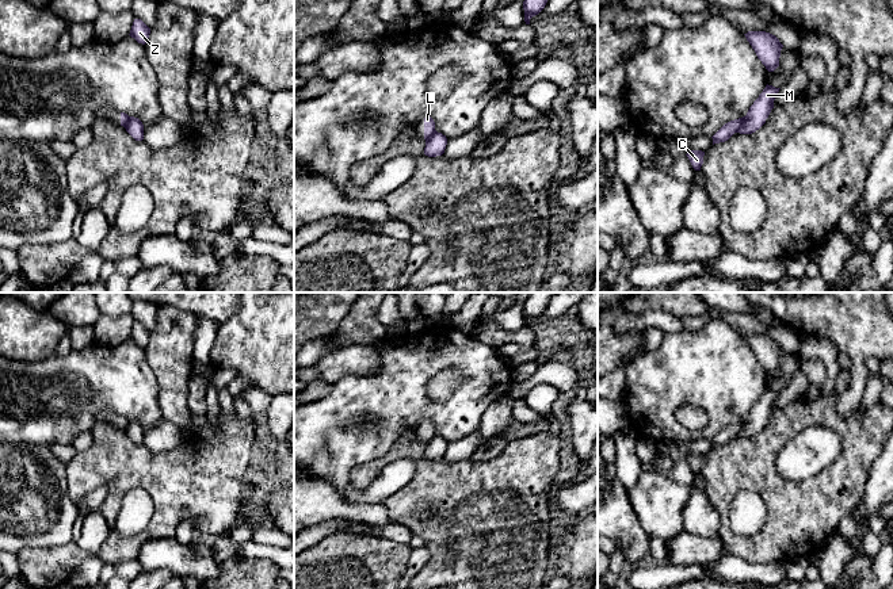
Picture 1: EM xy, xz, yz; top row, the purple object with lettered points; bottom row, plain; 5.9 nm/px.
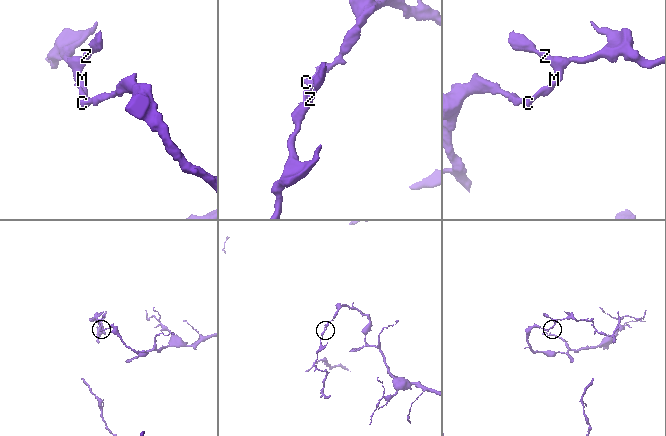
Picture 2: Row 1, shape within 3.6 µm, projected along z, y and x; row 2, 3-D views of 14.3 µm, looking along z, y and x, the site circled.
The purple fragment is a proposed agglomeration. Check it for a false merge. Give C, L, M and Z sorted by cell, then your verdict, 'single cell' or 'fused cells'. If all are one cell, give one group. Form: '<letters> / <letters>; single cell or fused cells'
C L / M Z; fused cells

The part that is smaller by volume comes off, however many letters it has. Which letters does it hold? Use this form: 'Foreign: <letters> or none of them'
Foreign: M, Z

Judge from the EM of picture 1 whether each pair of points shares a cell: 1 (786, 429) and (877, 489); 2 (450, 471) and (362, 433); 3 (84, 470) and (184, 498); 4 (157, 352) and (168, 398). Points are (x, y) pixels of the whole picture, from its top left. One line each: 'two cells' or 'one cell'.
1: two cells
2: two cells
3: one cell
4: one cell

